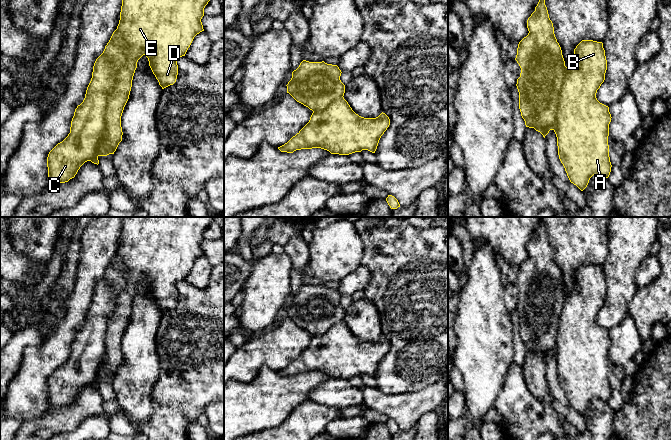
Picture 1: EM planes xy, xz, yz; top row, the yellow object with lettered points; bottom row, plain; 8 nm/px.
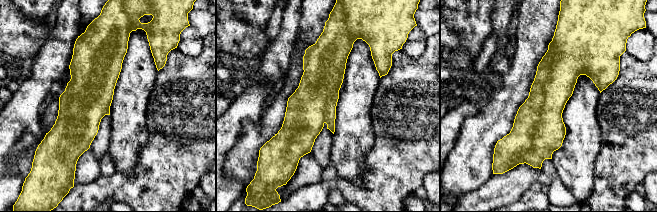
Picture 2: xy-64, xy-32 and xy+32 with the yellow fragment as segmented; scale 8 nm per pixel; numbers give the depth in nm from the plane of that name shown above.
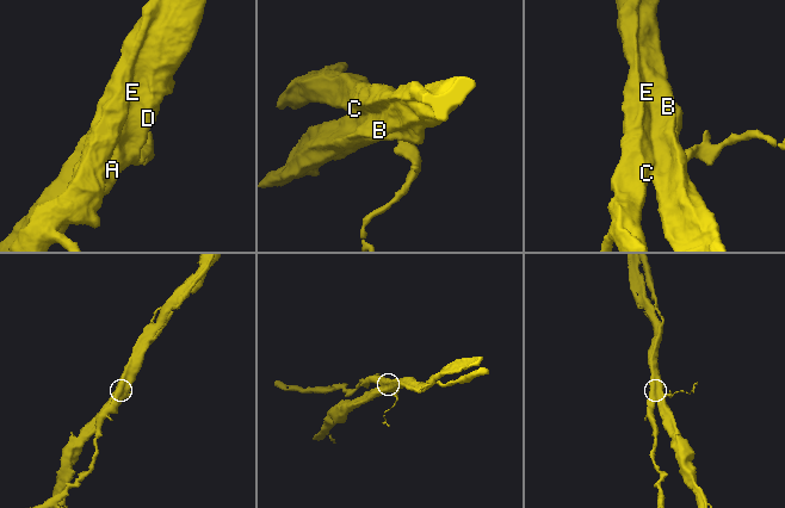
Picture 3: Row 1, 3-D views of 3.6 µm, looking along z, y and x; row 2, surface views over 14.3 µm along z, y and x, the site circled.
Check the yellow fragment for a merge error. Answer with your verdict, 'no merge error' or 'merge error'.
merge error

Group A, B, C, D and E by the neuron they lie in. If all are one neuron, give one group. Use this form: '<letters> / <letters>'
A B D E / C

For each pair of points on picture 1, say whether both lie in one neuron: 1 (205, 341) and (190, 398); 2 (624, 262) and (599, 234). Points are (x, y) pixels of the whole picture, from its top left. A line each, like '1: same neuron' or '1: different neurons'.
1: same neuron
2: different neurons

